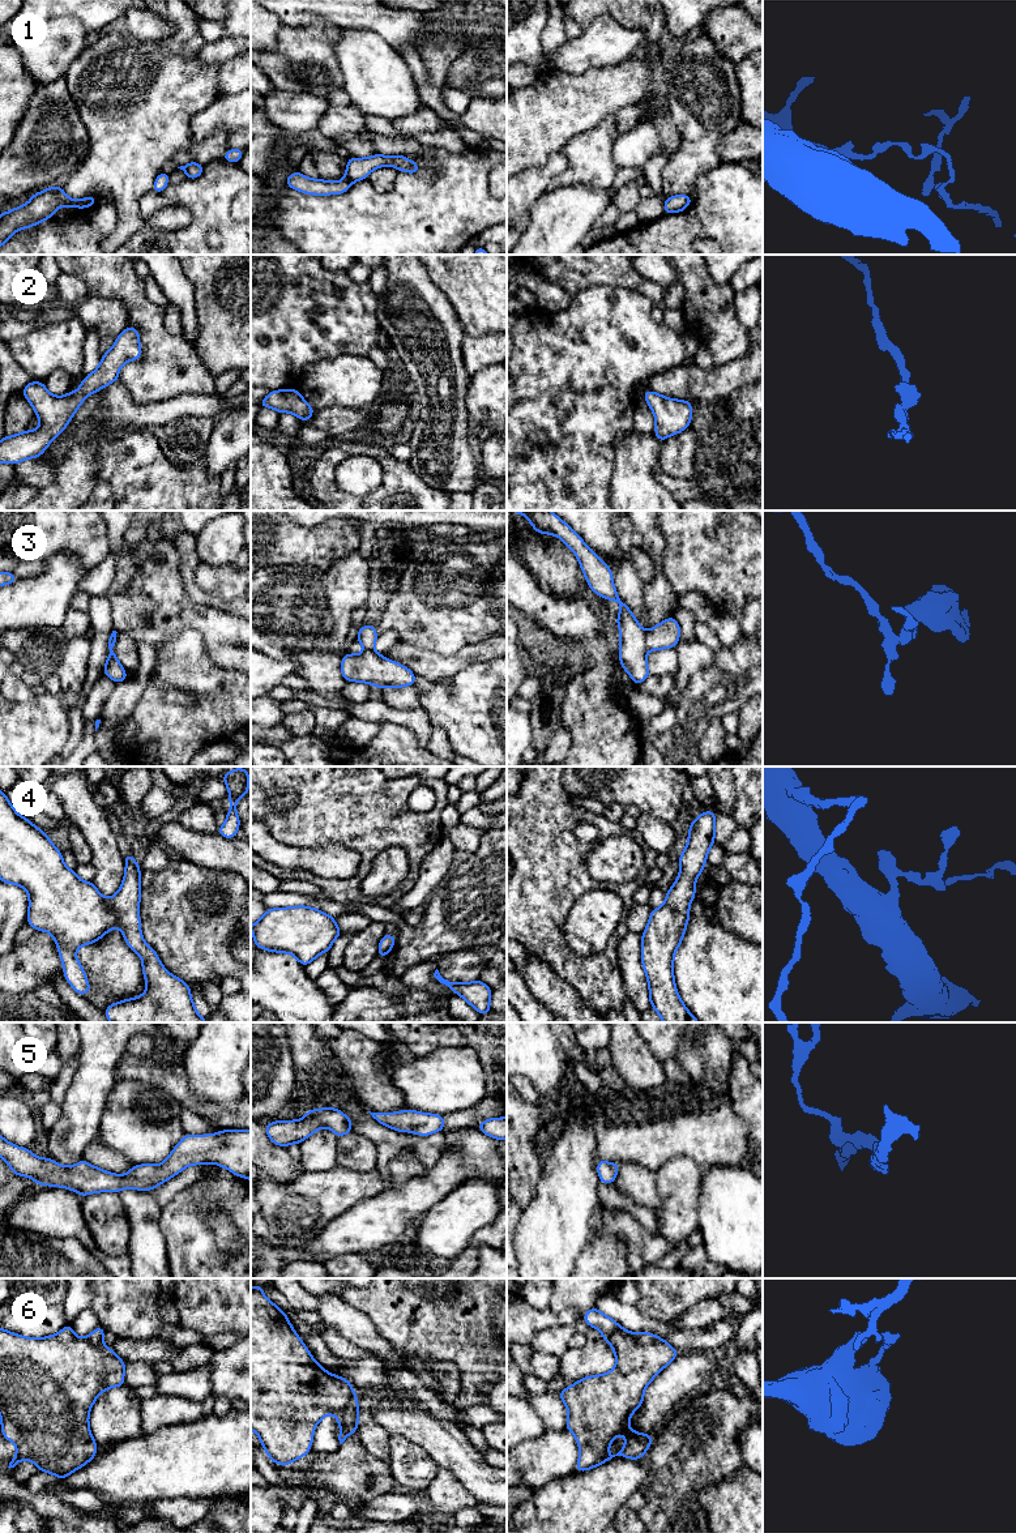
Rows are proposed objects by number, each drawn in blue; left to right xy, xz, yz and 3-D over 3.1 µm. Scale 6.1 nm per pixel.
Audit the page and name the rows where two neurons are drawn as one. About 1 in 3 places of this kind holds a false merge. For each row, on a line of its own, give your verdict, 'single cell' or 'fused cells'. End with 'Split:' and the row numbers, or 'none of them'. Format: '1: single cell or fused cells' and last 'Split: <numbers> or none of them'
1: fused cells
2: single cell
3: fused cells
4: single cell
5: single cell
6: fused cells
Split: 1, 3, 6

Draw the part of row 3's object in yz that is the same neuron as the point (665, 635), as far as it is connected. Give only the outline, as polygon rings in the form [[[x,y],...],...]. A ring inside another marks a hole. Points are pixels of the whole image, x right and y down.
[[[670,616],[646,632],[645,645],[648,650],[675,648],[679,642],[679,637],[679,623],[674,616]]]

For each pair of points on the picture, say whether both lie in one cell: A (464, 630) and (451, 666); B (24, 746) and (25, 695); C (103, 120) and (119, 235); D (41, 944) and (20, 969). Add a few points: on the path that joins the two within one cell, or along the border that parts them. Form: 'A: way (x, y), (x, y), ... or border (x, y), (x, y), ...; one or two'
A: border (485, 639), (462, 645), (451, 654), (425, 650); two
B: border (37, 695), (28, 701), (13, 703); two
C: way (126, 149), (126, 206); one
D: way (38, 951), (26, 963); one

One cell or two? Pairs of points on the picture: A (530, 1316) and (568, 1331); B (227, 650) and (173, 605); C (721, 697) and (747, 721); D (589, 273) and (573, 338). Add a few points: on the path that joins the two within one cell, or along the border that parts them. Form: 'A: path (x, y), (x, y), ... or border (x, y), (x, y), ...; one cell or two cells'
A: border (571, 1324), (555, 1324), (542, 1328), (530, 1344); two cells
B: path (216, 636), (196, 616), (187, 611); one cell
C: border (748, 699), (737, 712); two cells
D: border (615, 286), (589, 285), (571, 298); two cells

